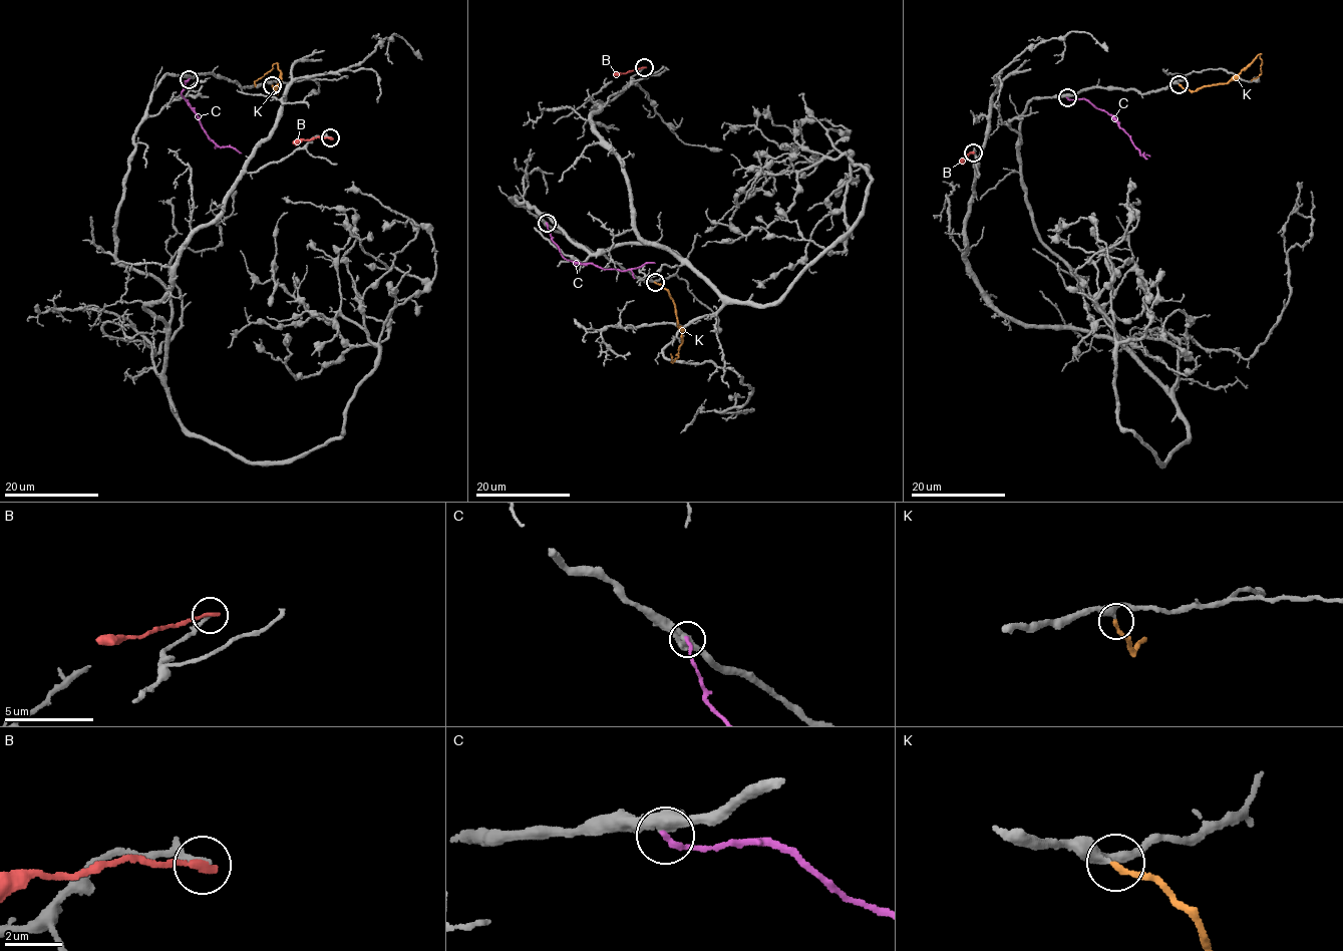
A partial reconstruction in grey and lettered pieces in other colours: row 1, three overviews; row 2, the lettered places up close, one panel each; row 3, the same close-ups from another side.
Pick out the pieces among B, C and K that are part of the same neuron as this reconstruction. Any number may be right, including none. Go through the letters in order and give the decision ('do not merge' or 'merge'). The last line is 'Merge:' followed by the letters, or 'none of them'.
B: do not merge
C: do not merge
K: merge
Merge: K

